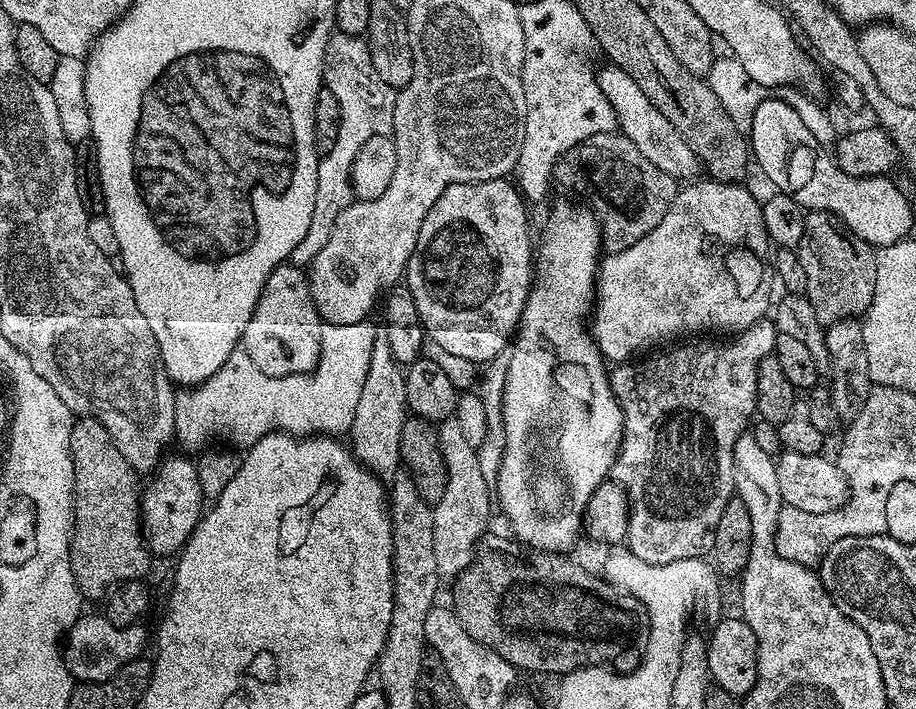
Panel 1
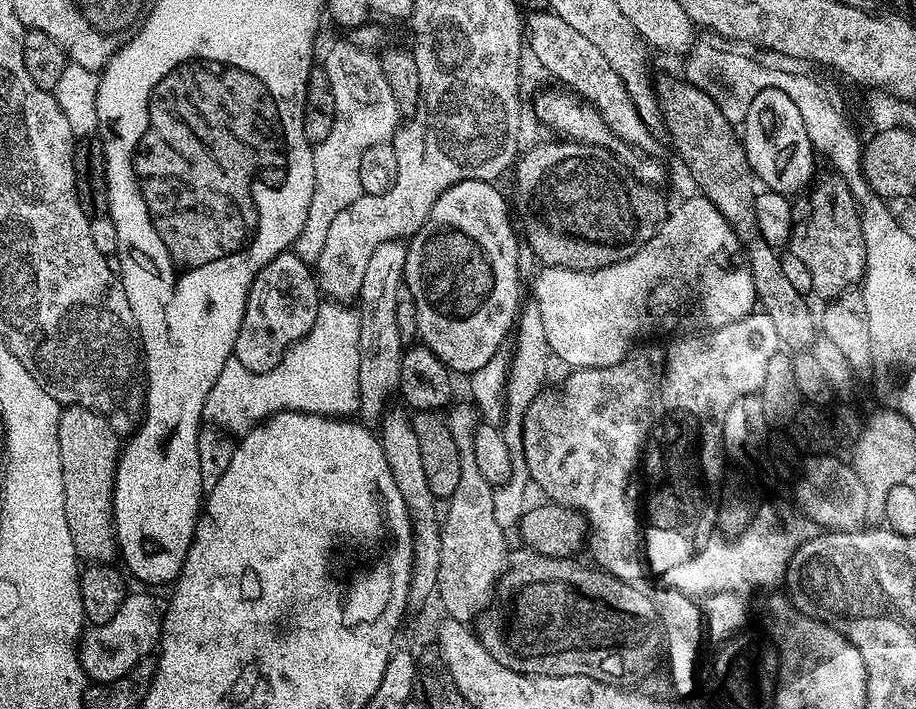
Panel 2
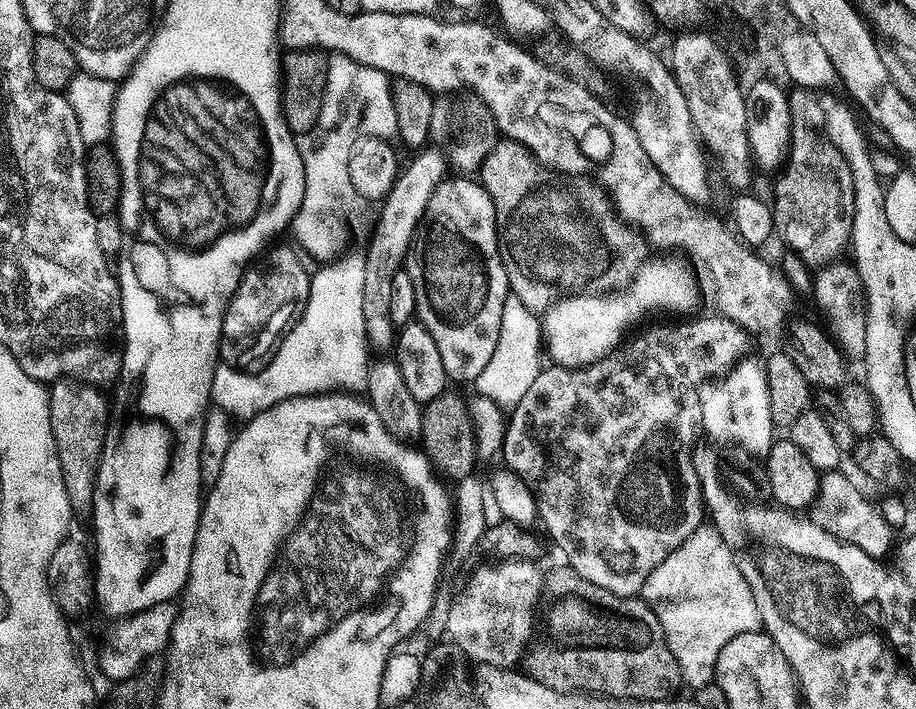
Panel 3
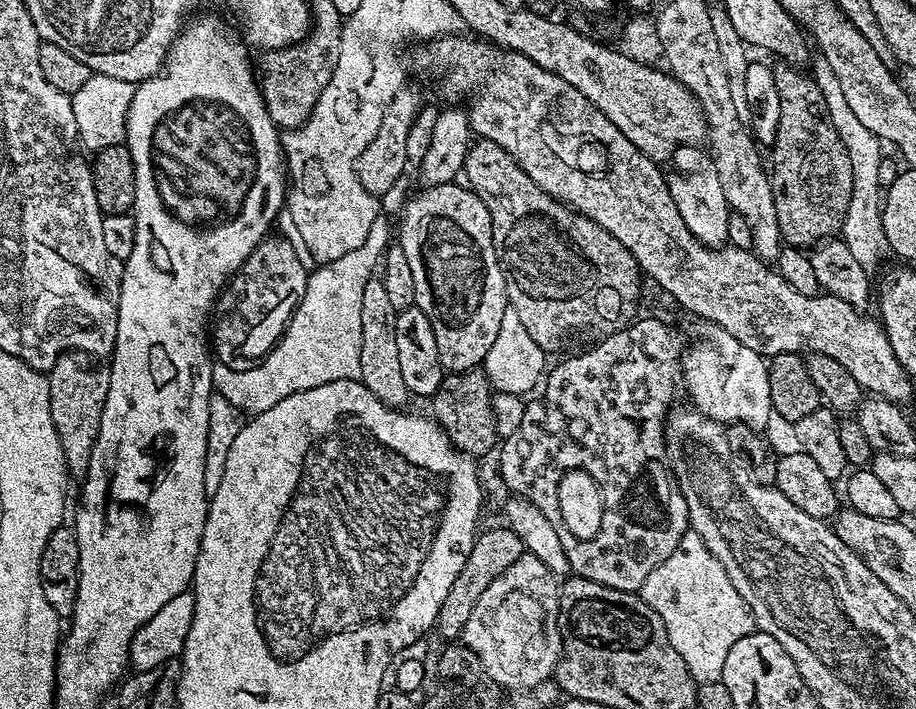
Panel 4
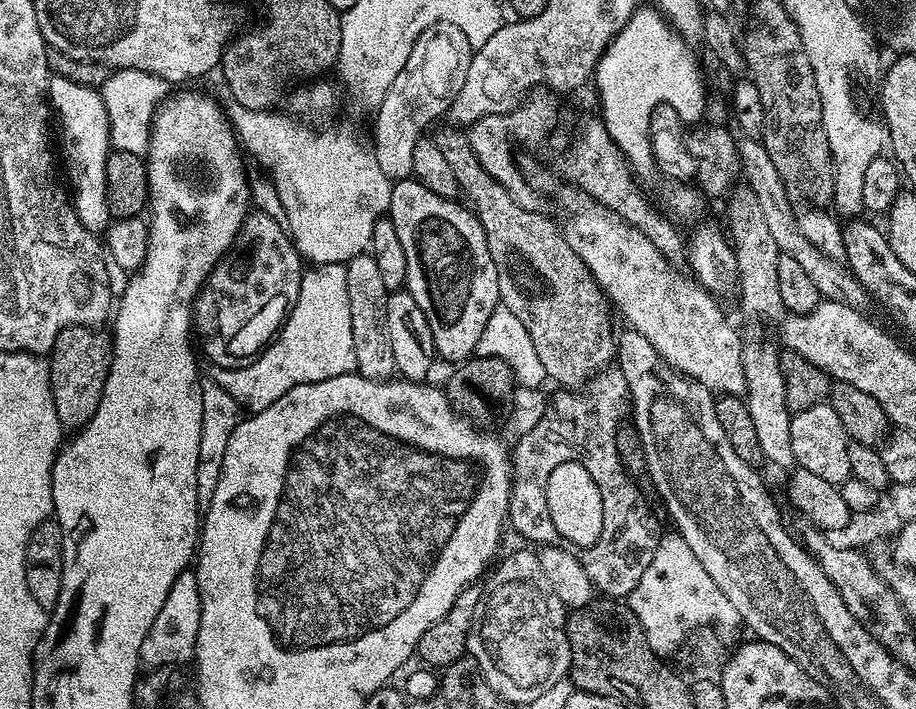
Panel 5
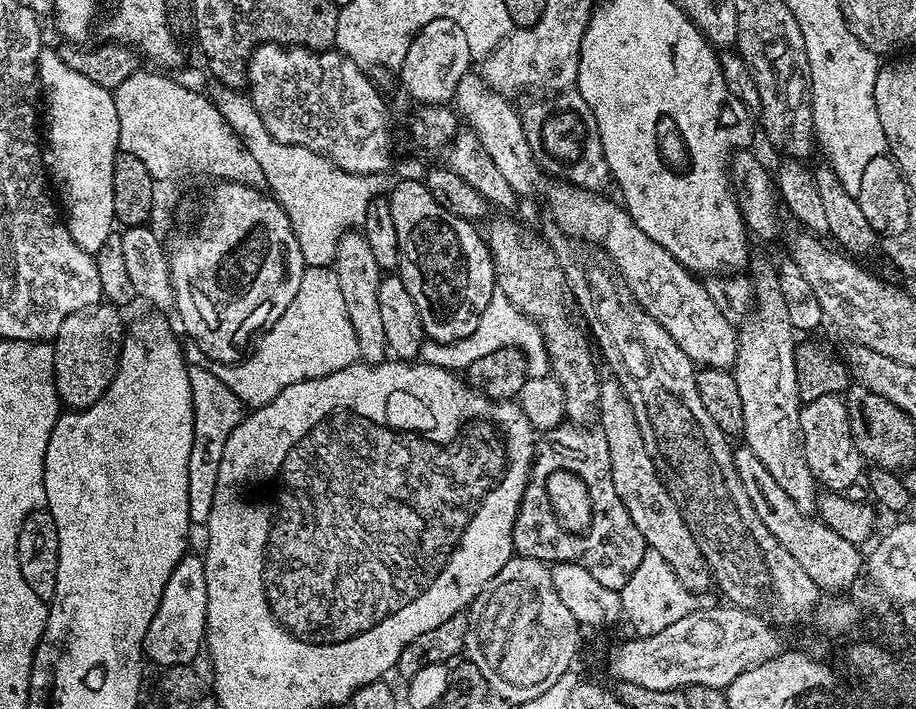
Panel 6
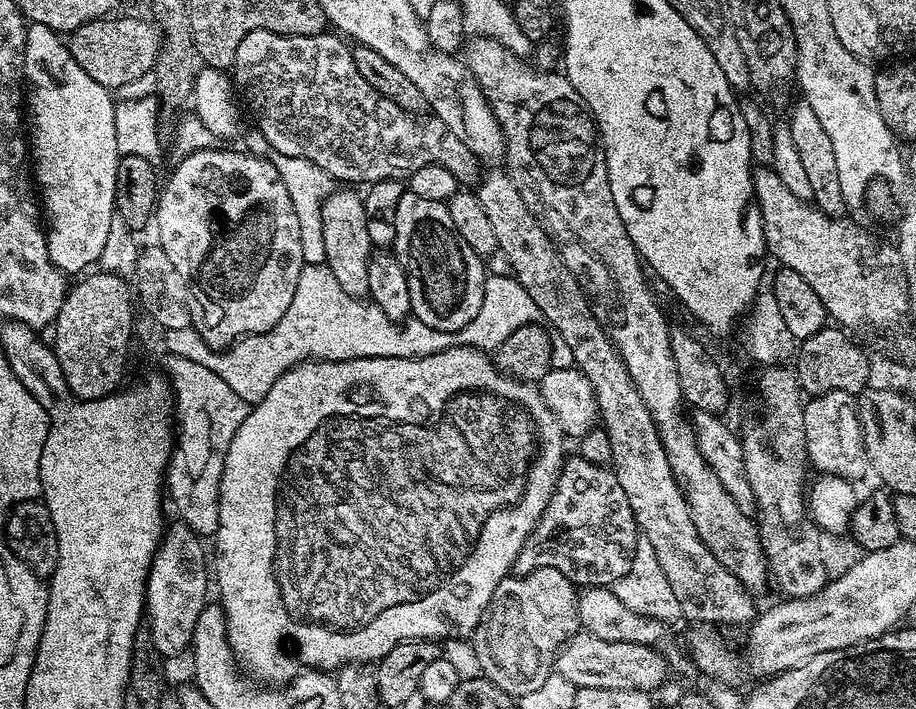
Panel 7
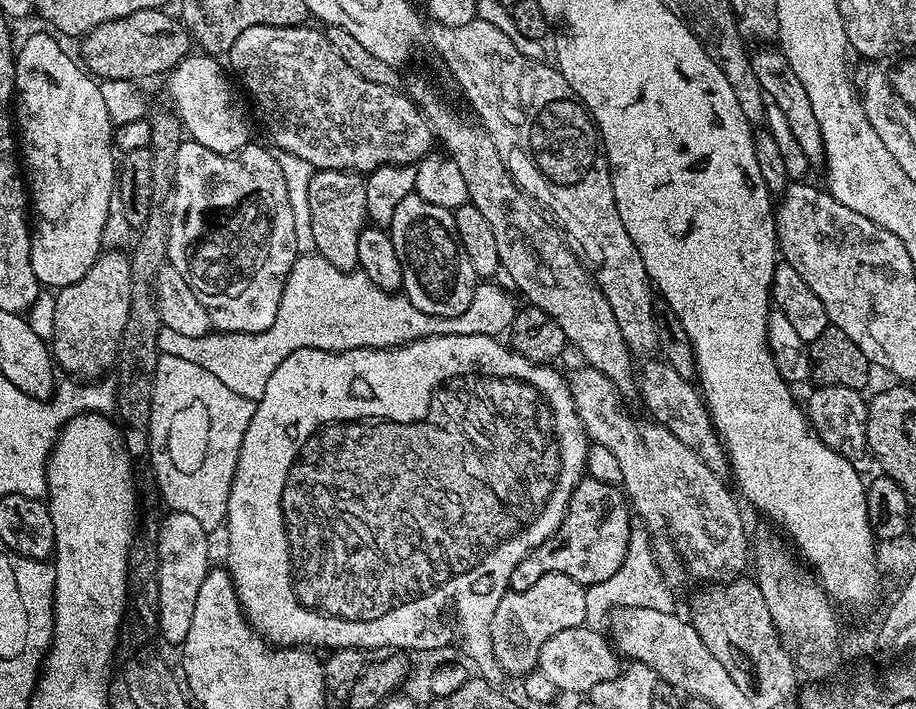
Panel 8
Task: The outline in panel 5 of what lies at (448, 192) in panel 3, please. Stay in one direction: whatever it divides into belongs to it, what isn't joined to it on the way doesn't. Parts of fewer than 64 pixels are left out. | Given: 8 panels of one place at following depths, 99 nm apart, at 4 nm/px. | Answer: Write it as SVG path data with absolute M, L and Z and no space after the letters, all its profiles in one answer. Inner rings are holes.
M416 179L398 180L393 183L387 215L398 230L402 251L406 254L406 290L418 302L426 322L430 322L430 334L434 338L436 355L441 361L463 362L473 355L482 332L501 303L498 288L498 271L487 249L483 226L471 207L463 208L456 200L447 200L422 186Z

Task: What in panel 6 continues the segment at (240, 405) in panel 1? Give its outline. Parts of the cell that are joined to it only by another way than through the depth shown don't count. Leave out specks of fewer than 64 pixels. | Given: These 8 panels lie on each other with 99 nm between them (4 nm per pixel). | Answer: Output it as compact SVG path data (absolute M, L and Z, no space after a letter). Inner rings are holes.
M305 267L302 286L298 286L294 302L286 306L284 313L259 340L260 345L251 349L252 356L245 355L234 364L212 362L207 365L210 374L214 374L218 382L226 382L237 398L253 409L261 408L278 398L286 386L329 376L357 363L360 354L358 338L354 338L354 326L350 326L346 302L342 298L342 290L338 290L335 271L331 267Z

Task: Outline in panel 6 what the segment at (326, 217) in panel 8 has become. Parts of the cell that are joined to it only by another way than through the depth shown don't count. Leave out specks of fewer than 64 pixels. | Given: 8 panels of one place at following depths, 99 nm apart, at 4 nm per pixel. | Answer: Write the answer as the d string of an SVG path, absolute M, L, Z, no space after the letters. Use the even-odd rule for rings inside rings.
M356 230L347 232L338 242L334 271L338 278L338 290L342 290L342 298L346 302L346 314L350 318L350 326L354 326L354 338L362 338L366 350L362 350L359 359L366 364L382 364L390 354L370 352L376 350L380 336L386 336L382 328L382 310L378 310L378 286L382 279L382 269L374 262L374 254L370 246L366 246L366 238Z

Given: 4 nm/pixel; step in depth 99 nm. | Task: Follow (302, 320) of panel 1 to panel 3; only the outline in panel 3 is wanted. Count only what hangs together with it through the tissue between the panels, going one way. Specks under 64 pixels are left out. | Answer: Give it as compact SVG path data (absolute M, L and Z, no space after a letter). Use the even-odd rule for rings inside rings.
M269 247L259 257L258 263L245 271L240 285L236 287L236 295L229 300L228 309L224 312L224 326L220 335L220 360L237 370L251 369L255 360L263 361L277 347L289 325L301 315L304 304L308 301L310 272L309 269L304 269L305 261L301 253L295 247L276 247Z

